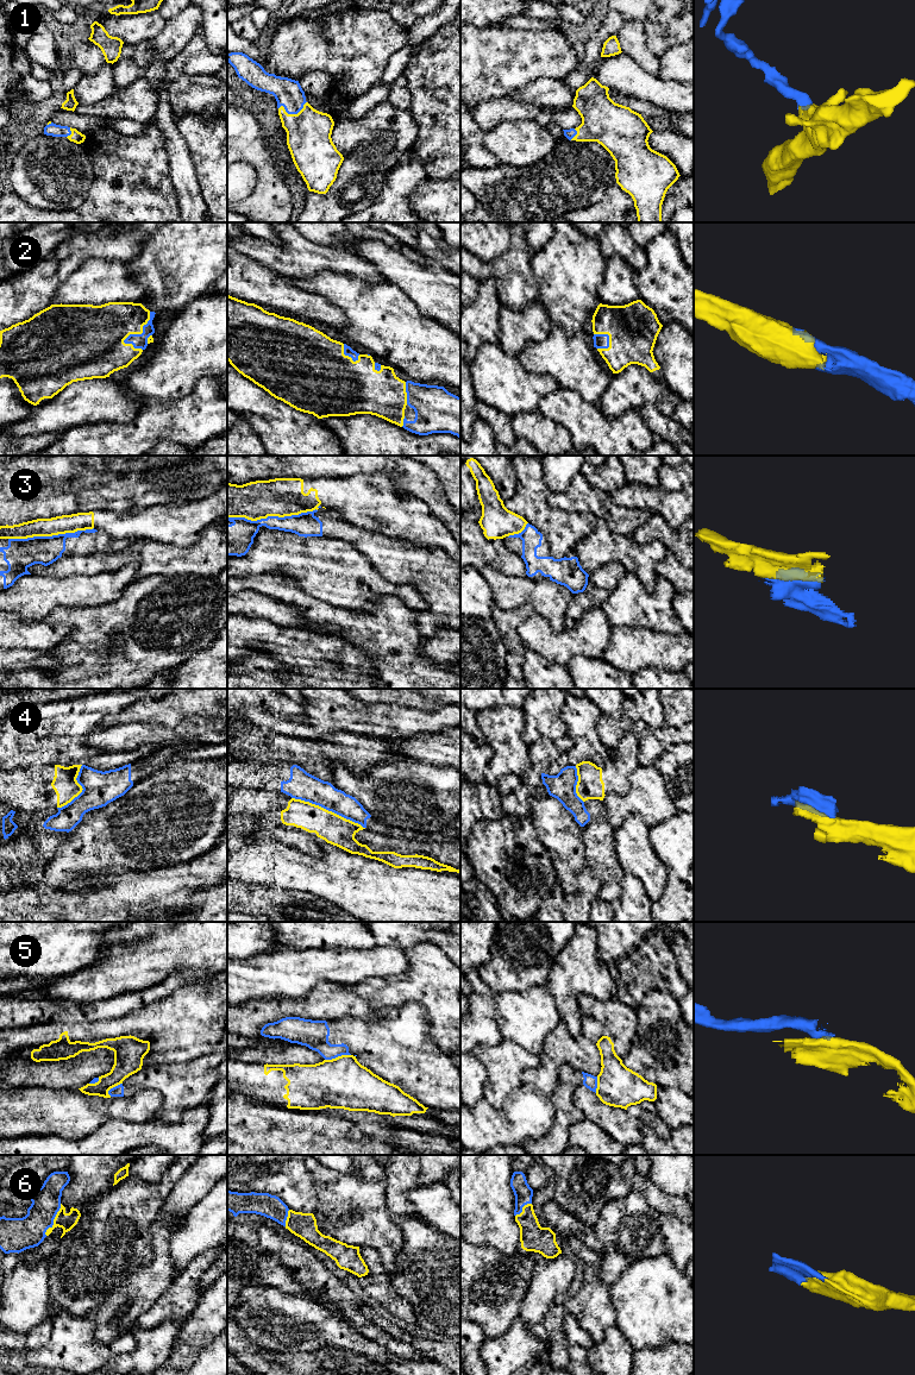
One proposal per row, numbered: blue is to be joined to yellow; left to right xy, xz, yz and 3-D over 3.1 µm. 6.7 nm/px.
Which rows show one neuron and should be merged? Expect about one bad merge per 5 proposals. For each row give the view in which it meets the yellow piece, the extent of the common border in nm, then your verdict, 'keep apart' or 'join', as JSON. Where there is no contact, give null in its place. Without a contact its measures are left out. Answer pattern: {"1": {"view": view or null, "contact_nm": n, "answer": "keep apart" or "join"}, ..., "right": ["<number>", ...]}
{"1": {"view": "xz", "contact_nm": 200, "answer": "join"}, "2": {"view": "xy", "contact_nm": 280, "answer": "join"}, "3": {"view": "xz", "contact_nm": 650, "answer": "keep apart"}, "4": {"view": "xz", "contact_nm": 550, "answer": "keep apart"}, "5": {"view": "xz", "contact_nm": 180, "answer": "keep apart"}, "6": {"view": "xy", "contact_nm": 240, "answer": "join"}, "right": ["1", "2", "6"]}

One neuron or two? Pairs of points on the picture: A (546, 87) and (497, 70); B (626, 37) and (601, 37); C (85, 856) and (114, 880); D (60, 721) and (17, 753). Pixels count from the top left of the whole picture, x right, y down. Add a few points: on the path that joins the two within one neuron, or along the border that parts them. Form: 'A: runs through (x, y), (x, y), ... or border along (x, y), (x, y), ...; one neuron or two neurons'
A: border along (558, 77), (532, 80), (506, 95); two neurons
B: border along (625, 22), (615, 35); two neurons
C: border along (131, 871), (107, 867), (81, 889); two neurons
D: runs through (52, 734), (50, 740), (30, 743); one neuron

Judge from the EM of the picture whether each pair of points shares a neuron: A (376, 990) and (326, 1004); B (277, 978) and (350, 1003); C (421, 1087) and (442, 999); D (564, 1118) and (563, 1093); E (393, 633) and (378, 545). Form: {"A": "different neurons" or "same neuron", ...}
{"A": "different neurons", "B": "different neurons", "C": "different neurons", "D": "same neuron", "E": "different neurons"}

